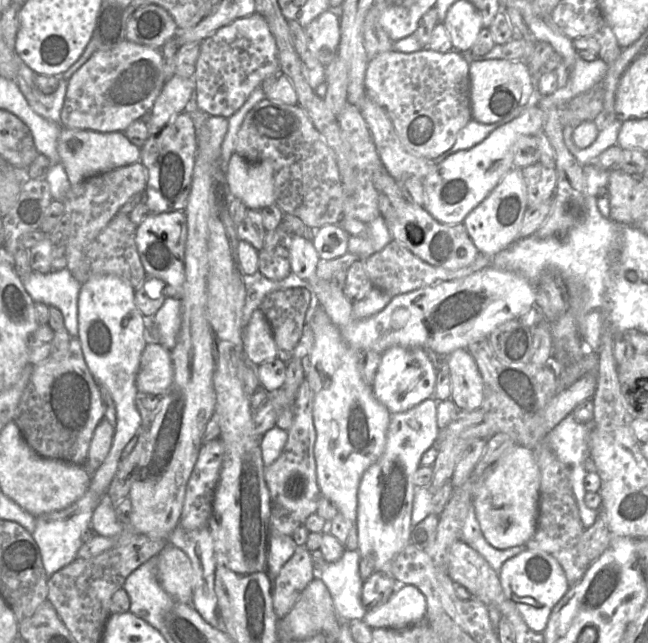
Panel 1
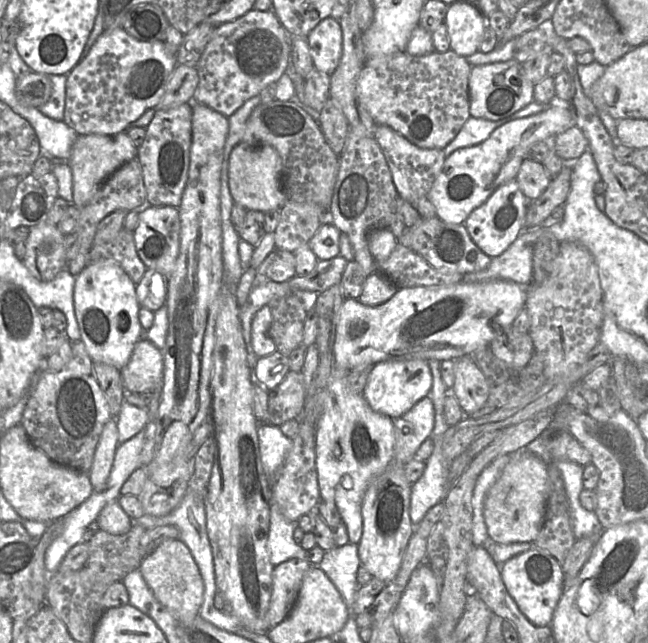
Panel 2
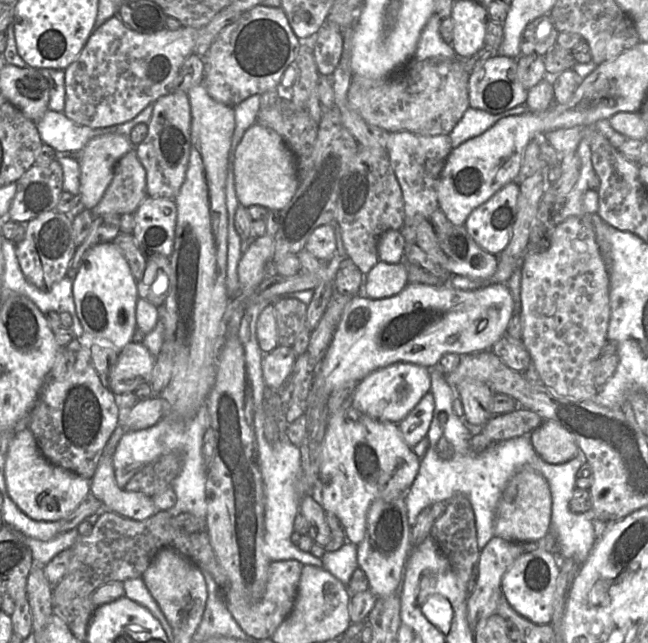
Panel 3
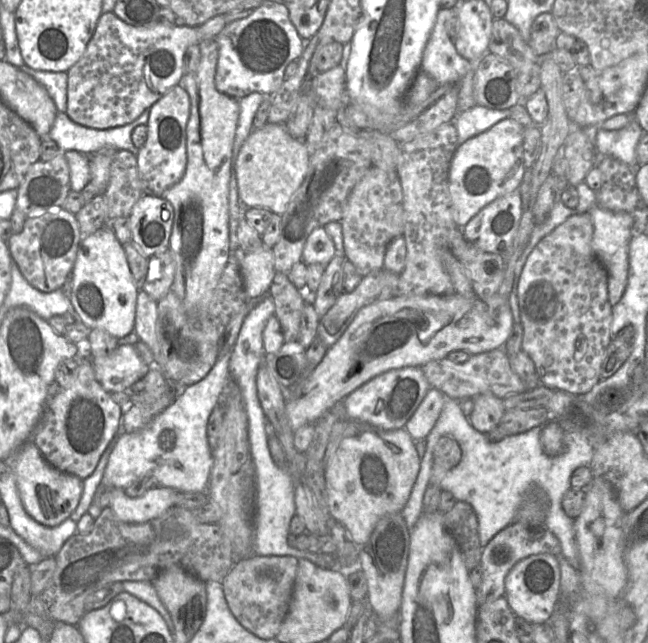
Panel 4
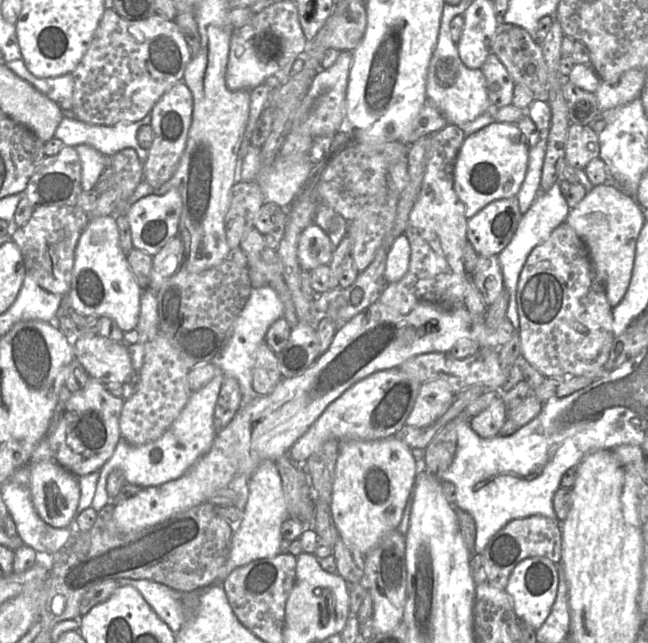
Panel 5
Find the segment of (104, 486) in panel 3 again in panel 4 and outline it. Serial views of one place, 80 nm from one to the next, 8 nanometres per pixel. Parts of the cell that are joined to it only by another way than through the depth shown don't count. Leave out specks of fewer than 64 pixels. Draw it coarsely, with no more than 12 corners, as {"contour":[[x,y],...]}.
{"contour":[[153,487],[139,497],[113,488],[109,507],[123,522],[145,523],[175,506],[177,493]]}

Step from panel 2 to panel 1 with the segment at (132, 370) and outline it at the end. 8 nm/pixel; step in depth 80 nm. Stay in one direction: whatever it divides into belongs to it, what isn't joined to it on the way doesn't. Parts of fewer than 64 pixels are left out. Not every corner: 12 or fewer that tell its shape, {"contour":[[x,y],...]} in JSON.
{"contour":[[147,342],[136,387],[165,395],[174,369],[170,351]]}

